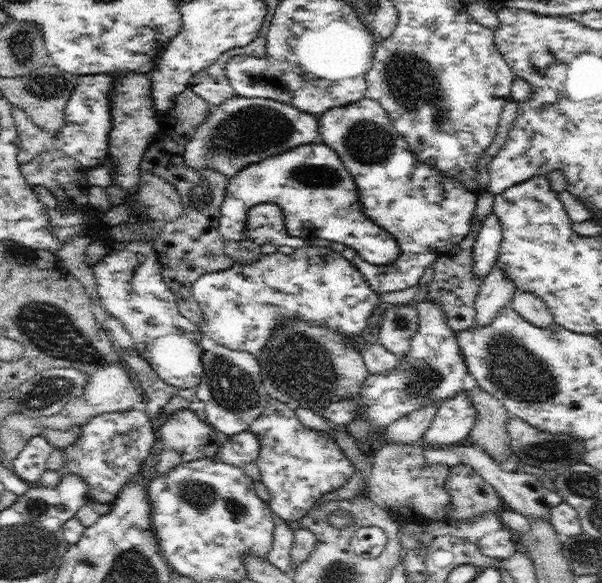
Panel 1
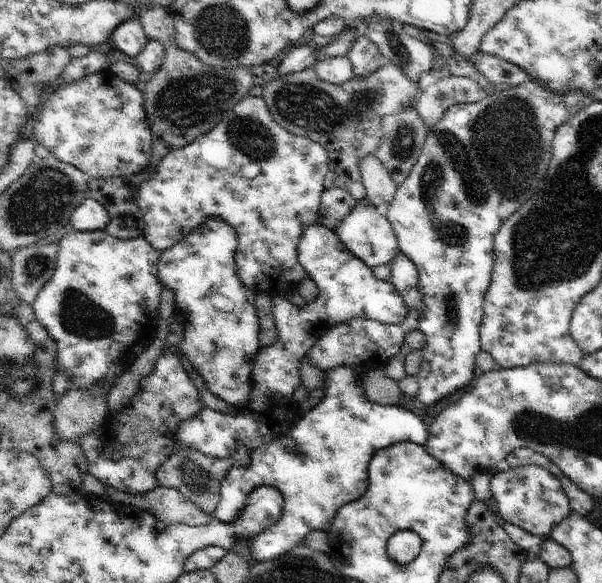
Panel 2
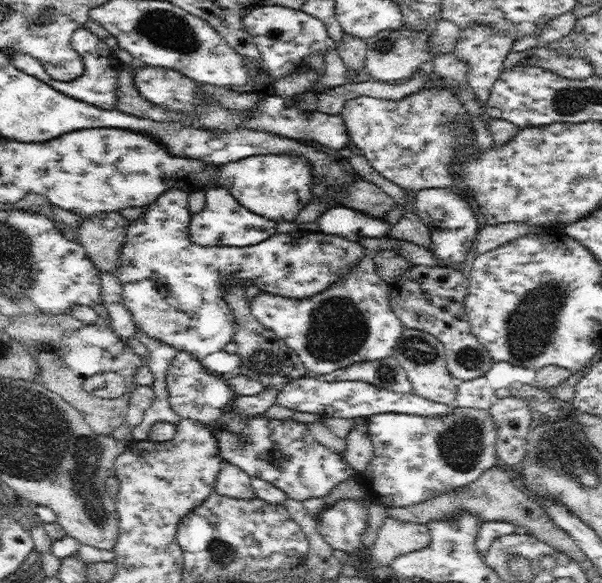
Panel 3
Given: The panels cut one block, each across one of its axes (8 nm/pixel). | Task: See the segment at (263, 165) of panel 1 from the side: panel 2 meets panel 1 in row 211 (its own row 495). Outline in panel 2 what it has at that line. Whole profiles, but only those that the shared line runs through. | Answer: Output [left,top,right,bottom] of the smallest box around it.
[214,366,429,563]

